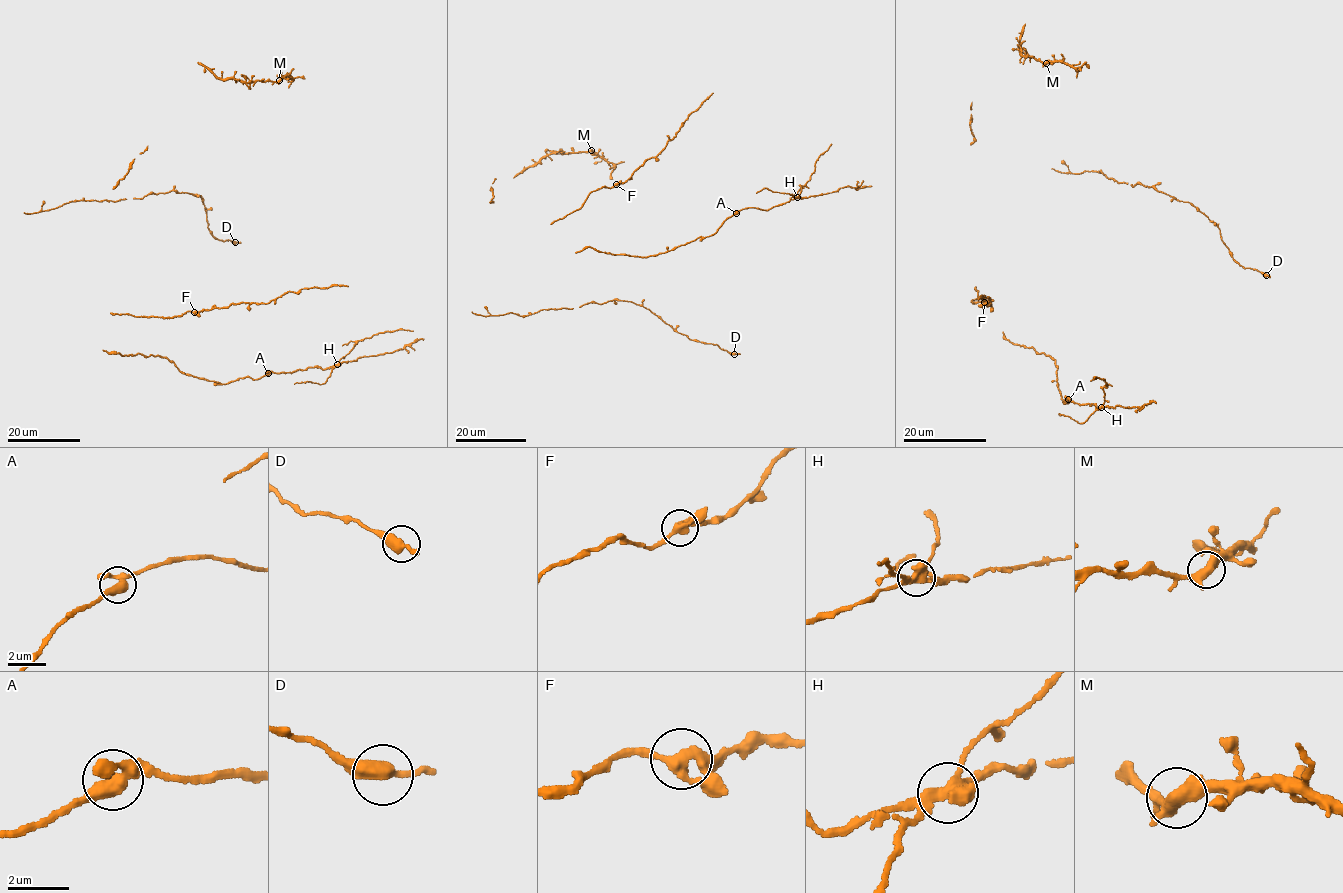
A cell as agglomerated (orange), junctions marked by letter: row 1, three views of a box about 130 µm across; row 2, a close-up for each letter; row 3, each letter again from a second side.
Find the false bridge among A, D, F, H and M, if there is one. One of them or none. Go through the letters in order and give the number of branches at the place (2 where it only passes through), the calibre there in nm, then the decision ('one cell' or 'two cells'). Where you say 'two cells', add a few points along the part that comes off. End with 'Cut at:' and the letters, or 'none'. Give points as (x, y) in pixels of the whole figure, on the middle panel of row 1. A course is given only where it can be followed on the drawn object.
A: 3 branches meet; 380 nm thick; one cell
D: 2 branches meet; 440 nm thick; one cell
F: 2 branches meet; 400 nm thick; one cell
H: 3 branches meet; 400 nm thick; two cells; foreign part runs (797, 198), (801, 186), (810, 179), (815, 163), (831, 143)
M: 3 branches meet; 380 nm thick; one cell
Cut at: H

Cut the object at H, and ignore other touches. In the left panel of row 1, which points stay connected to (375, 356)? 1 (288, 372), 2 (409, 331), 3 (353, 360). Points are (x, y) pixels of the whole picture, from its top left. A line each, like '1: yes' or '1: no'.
1: yes
2: no
3: yes

